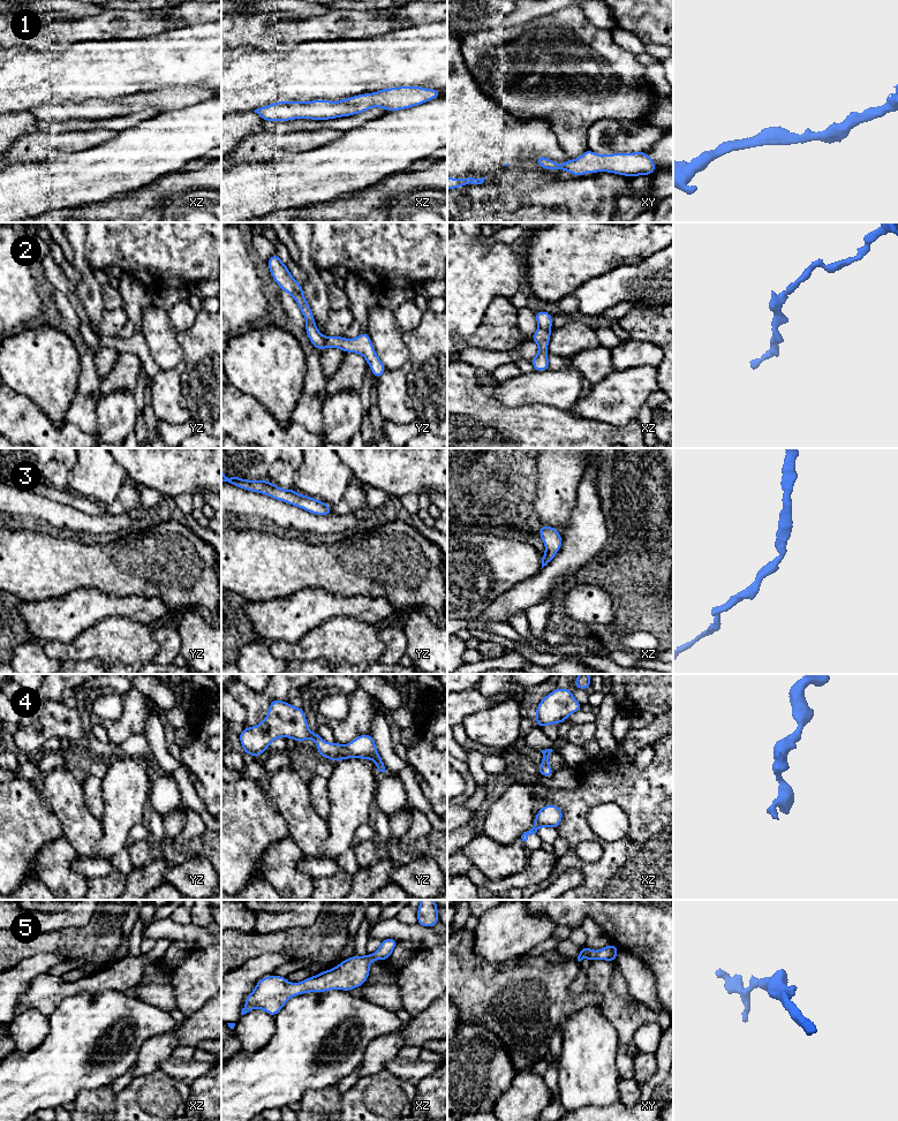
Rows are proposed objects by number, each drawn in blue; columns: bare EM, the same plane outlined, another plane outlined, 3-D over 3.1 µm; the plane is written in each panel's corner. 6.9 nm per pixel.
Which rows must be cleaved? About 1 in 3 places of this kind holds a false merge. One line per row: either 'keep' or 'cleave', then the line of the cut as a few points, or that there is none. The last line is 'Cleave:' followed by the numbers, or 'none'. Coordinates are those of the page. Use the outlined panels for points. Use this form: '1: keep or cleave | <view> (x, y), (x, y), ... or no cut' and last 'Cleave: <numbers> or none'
1: keep | no cut
2: keep | no cut
3: keep | no cut
4: keep | no cut
5: keep | no cut
Cleave: none

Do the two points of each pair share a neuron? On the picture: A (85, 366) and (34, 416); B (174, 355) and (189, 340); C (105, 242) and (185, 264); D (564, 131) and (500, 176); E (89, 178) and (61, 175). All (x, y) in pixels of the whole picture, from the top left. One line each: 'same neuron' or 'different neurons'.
A: different neurons
B: different neurons
C: same neuron
D: different neurons
E: same neuron

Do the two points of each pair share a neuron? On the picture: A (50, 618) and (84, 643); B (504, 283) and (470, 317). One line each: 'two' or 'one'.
A: two
B: one

